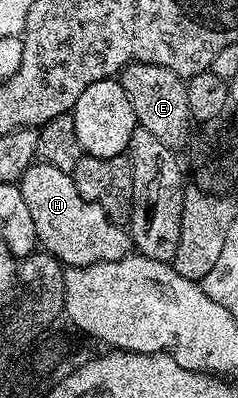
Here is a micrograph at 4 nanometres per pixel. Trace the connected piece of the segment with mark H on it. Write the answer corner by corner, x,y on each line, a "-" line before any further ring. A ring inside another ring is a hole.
42,159
36,160
17,184
21,195
25,195
25,204
33,214
40,246
63,262
64,266
78,267
95,265
98,261
116,261
132,252
130,232
114,225
108,210
96,201
85,200
81,191
77,191
74,176
61,171
61,167
53,167

